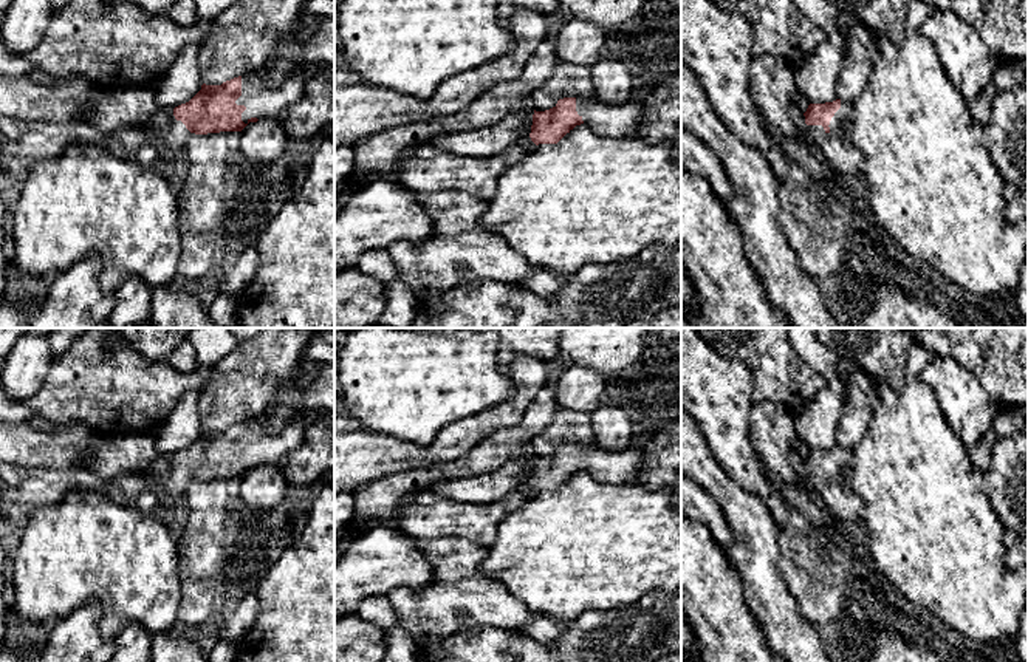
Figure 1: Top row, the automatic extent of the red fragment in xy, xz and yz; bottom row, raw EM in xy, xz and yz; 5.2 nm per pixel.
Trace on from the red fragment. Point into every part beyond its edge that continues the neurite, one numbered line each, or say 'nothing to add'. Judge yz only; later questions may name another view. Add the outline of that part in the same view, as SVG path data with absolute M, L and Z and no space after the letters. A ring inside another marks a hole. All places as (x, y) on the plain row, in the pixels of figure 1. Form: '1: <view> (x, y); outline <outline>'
1: yz (838, 498); outline M841 447L841 455L830 467L830 478L827 479L822 472L808 472L814 489L822 500L827 510L834 514L842 523L853 524L862 520L862 503L850 490L842 476L844 469L850 462L850 450Z

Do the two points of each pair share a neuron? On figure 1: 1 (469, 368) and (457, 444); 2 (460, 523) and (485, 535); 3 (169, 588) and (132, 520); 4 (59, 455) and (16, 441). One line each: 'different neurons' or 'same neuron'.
1: different neurons
2: same neuron
3: same neuron
4: same neuron

